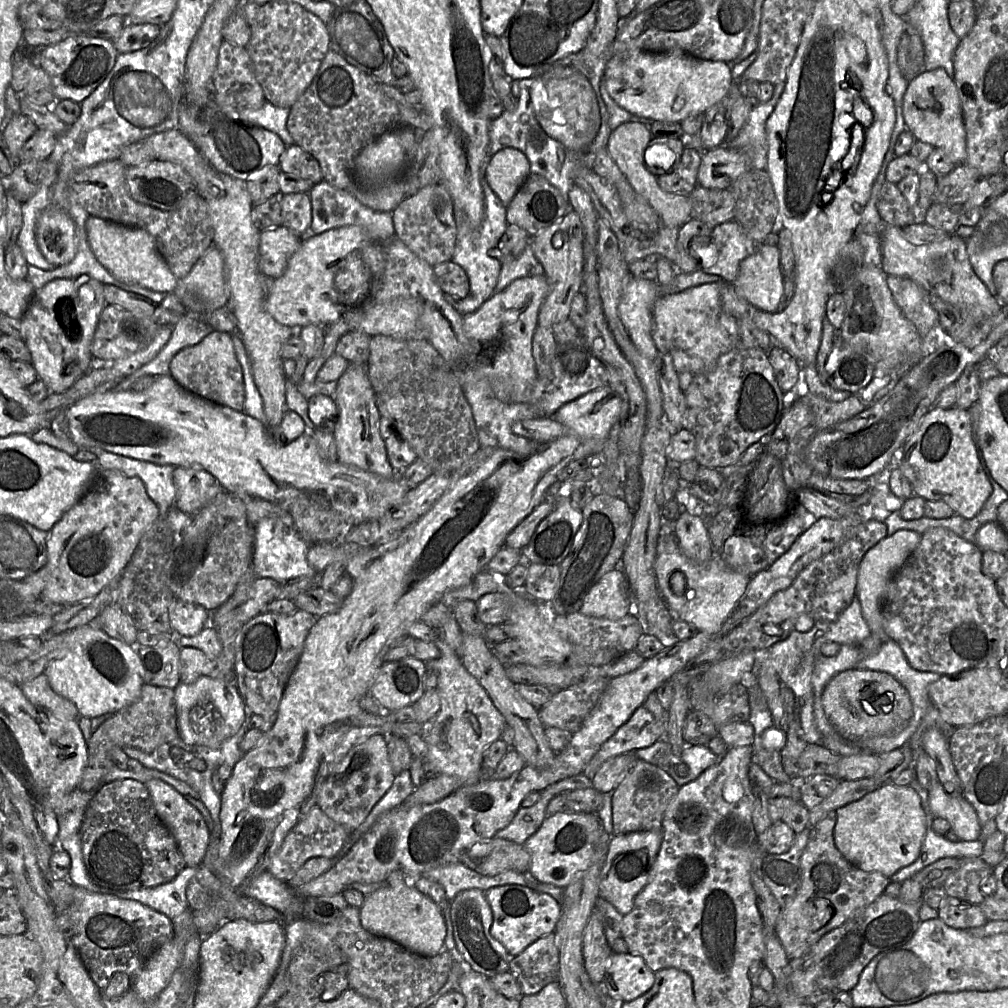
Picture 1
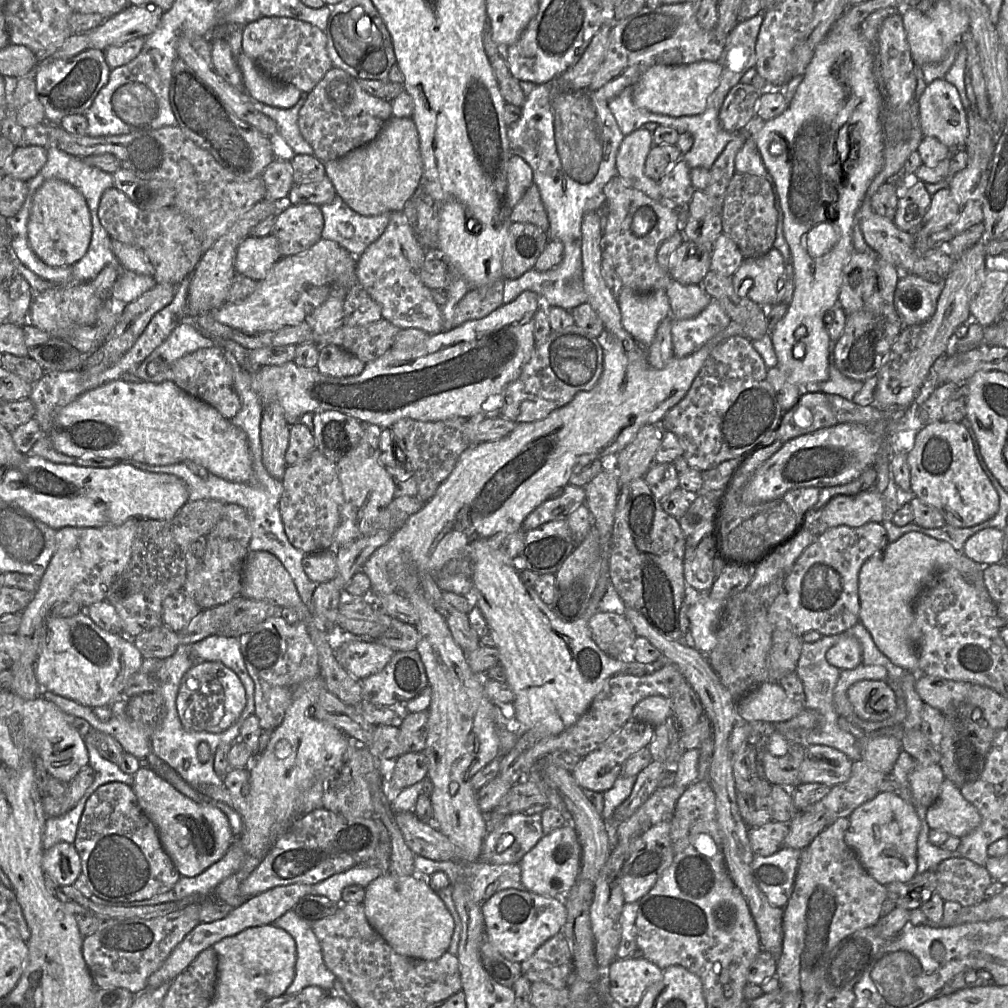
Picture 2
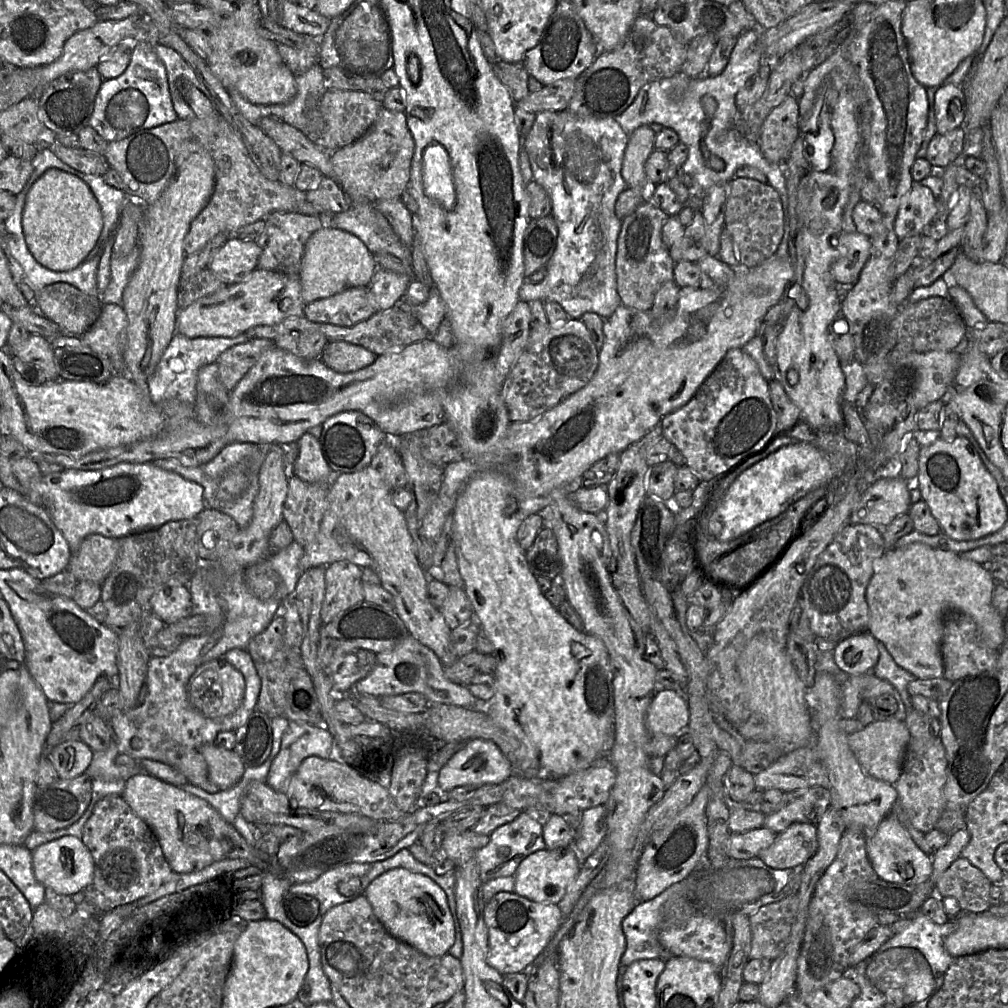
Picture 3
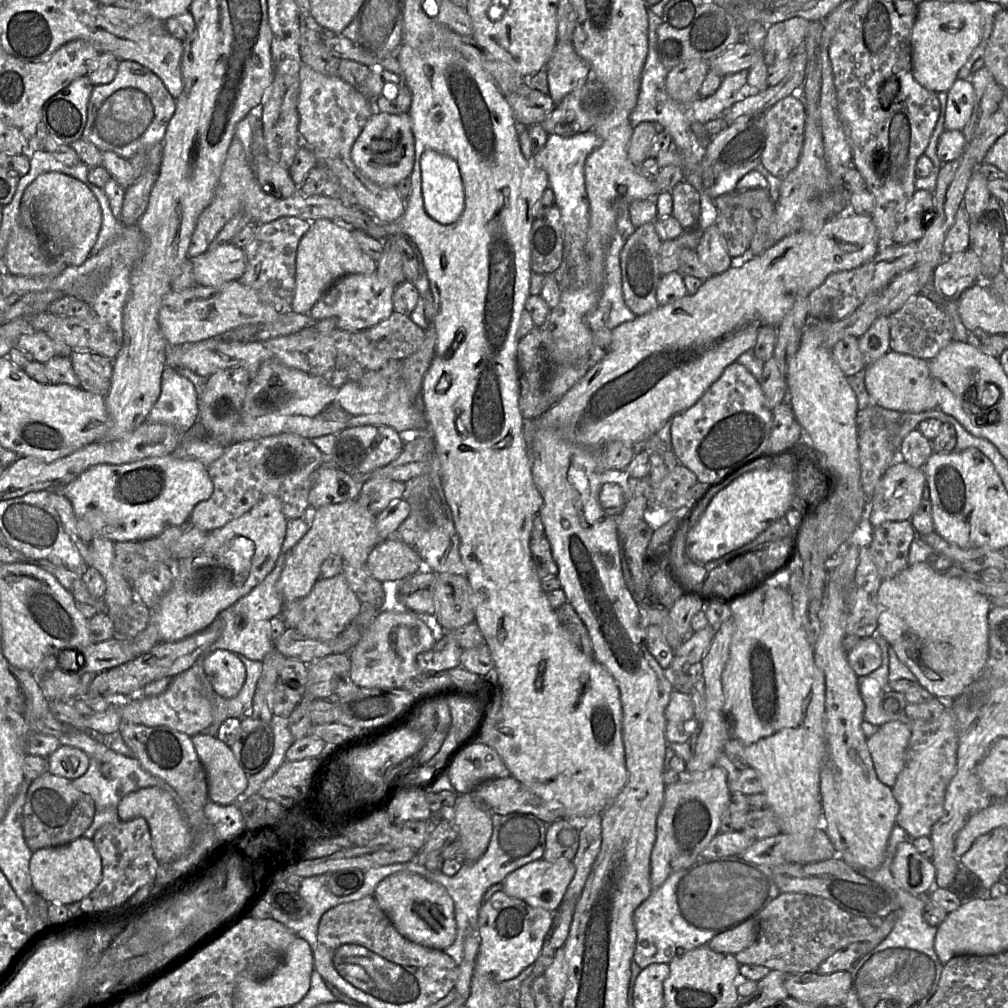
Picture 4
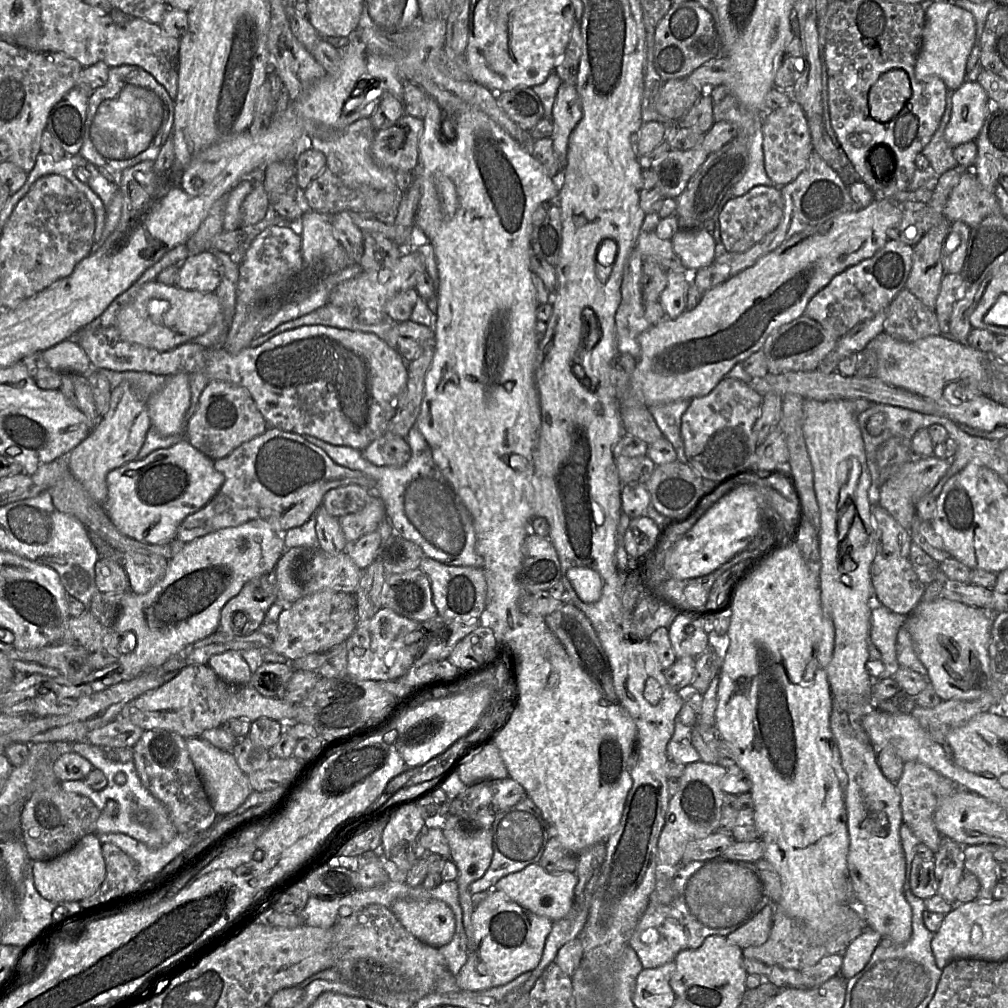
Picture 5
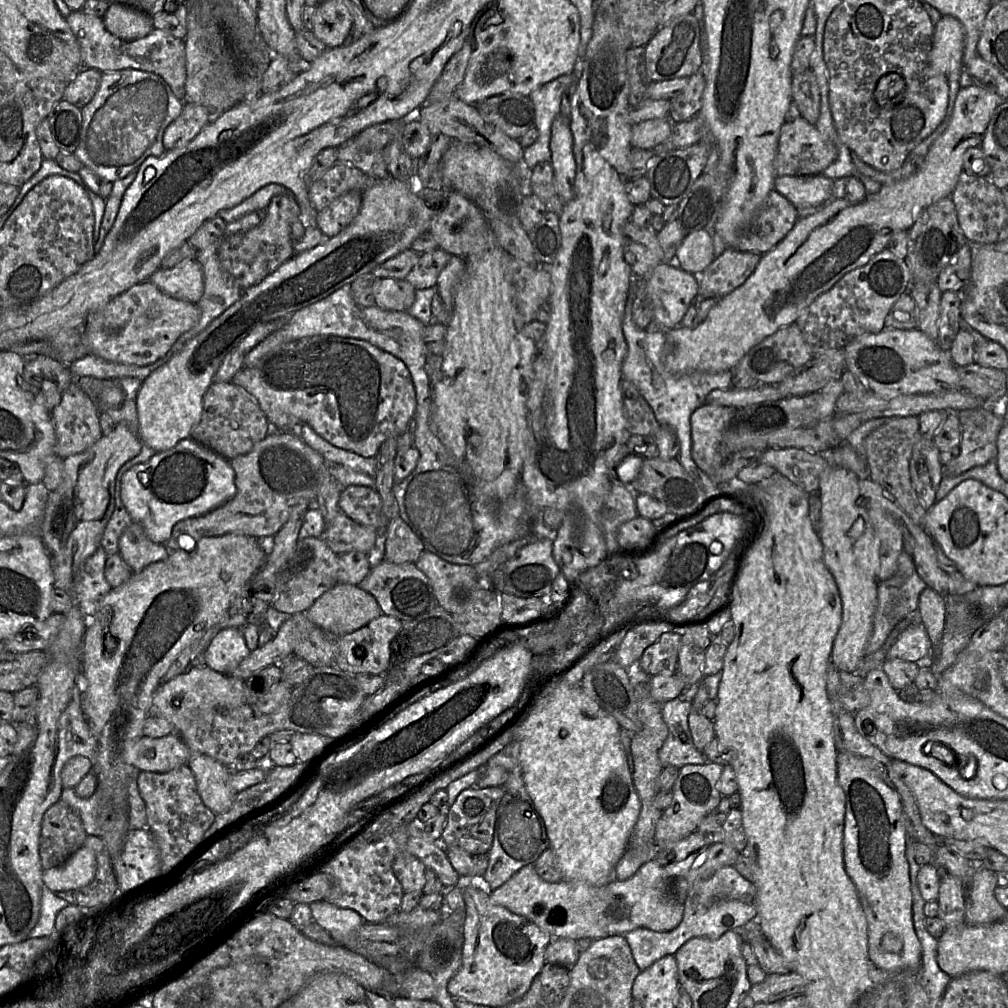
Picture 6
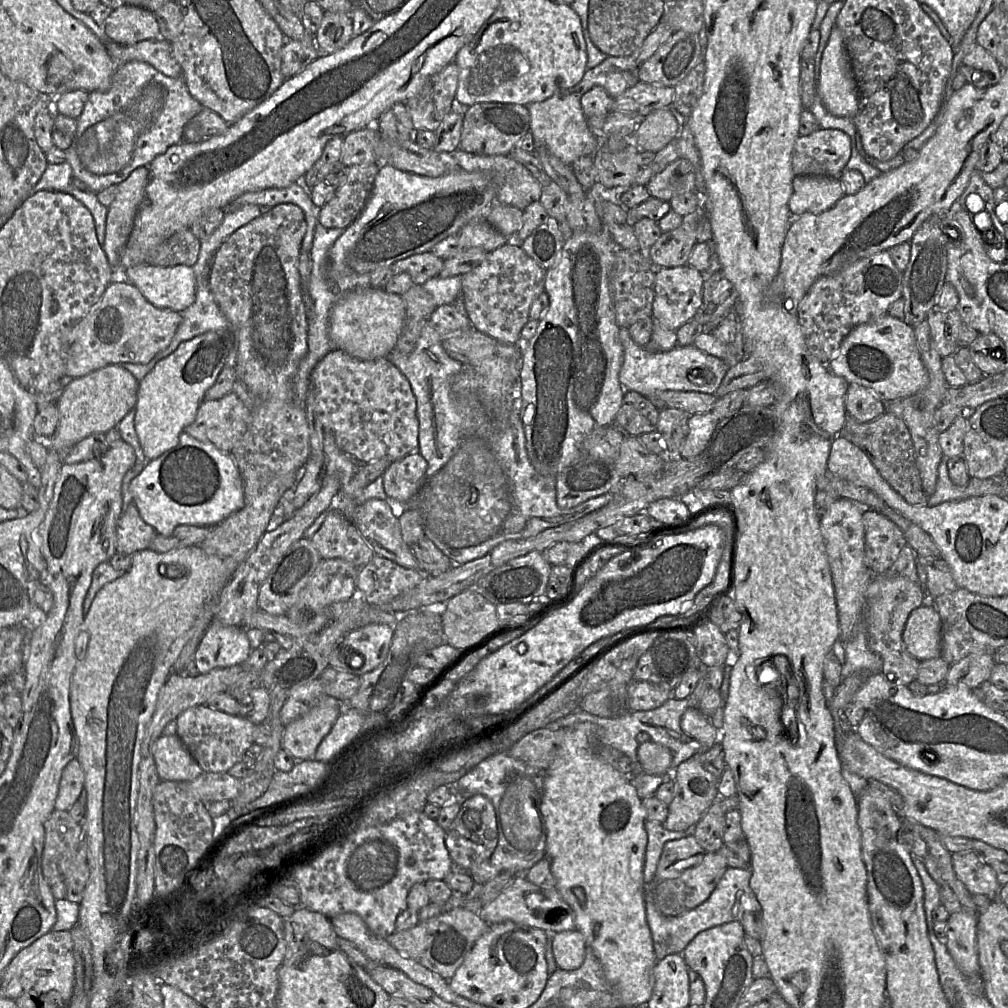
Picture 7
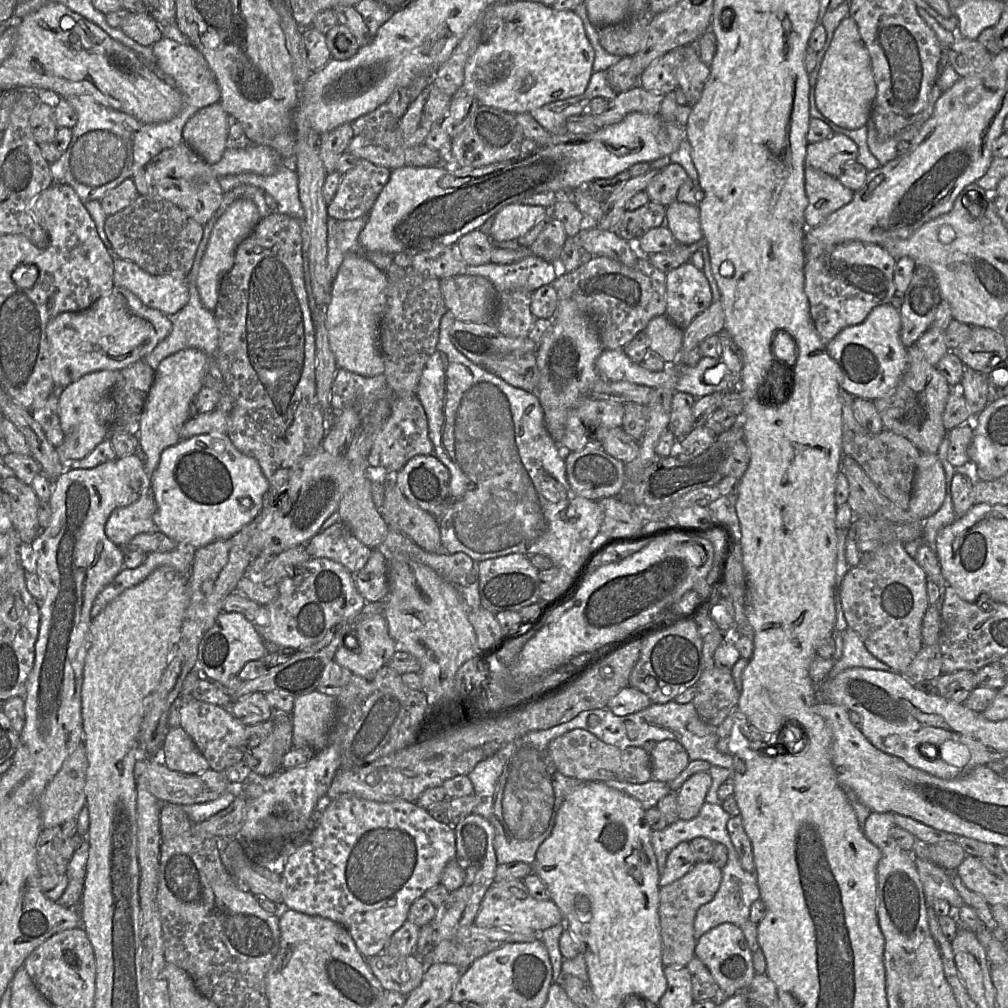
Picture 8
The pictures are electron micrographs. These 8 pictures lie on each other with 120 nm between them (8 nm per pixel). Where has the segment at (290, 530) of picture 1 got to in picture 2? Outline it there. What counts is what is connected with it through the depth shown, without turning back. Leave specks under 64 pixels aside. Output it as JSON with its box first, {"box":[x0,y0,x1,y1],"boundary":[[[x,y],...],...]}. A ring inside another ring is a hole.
{"box":[248,494,318,617],"boundary":[[[268,494],[268,501],[259,504],[259,515],[257,515],[257,519],[254,519],[252,528],[252,535],[248,546],[249,550],[266,551],[278,558],[278,560],[282,563],[286,571],[289,573],[294,585],[297,588],[302,602],[307,606],[312,617],[314,617],[315,614],[313,611],[313,594],[318,584],[312,582],[307,577],[304,571],[304,552],[294,547],[288,540],[280,513],[279,499],[276,500],[276,497],[271,497]]]}

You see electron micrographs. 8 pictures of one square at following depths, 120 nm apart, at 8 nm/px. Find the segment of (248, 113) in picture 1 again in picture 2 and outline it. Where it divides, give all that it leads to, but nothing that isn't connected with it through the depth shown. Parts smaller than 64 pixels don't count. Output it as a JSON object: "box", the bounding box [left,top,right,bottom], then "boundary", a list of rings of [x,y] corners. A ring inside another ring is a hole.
{"box":[252,93,314,155],"boundary":[[[302,93],[298,102],[290,108],[273,107],[252,99],[254,108],[270,117],[277,125],[278,142],[286,151],[295,154],[314,155],[313,148],[302,136],[299,126],[299,111],[305,103],[307,93]]]}

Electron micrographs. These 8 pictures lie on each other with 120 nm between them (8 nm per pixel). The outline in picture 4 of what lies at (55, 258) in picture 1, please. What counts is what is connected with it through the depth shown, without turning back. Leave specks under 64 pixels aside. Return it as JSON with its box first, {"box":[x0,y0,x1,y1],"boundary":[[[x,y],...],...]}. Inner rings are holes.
{"box":[20,172,102,267],"boundary":[[[45,172],[34,179],[22,196],[20,212],[25,225],[30,226],[33,219],[45,248],[65,259],[68,266],[78,267],[89,258],[102,226],[102,210],[93,192],[80,180],[60,172]]]}

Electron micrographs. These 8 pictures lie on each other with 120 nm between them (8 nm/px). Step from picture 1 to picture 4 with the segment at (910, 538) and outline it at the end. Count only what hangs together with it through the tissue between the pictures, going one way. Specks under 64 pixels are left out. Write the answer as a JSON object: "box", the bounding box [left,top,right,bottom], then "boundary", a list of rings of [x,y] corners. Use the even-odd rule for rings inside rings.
{"box":[876,562,991,700],"boundary":[[[925,562],[909,565],[893,578],[882,580],[878,595],[876,633],[895,650],[899,660],[916,676],[925,690],[940,700],[958,697],[967,686],[982,676],[989,653],[988,616],[991,599],[975,591],[965,578],[948,576]]]}

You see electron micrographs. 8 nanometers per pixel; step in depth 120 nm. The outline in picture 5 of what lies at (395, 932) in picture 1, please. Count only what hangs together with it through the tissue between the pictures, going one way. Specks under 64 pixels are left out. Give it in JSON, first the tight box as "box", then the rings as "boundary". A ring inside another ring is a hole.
{"box":[390,899,455,948],"boundary":[[[398,899],[390,907],[413,936],[435,948],[447,945],[455,933],[455,915],[440,900]]]}

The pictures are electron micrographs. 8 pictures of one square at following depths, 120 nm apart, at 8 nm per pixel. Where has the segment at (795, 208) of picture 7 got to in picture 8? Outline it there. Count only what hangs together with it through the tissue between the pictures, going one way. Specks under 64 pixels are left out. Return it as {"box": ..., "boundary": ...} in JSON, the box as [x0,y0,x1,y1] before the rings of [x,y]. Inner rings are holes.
{"box":[804,166,854,228],"boundary":[[[805,166],[805,191],[809,201],[804,212],[807,228],[818,226],[854,197],[854,191],[845,187],[836,177],[811,166]]]}

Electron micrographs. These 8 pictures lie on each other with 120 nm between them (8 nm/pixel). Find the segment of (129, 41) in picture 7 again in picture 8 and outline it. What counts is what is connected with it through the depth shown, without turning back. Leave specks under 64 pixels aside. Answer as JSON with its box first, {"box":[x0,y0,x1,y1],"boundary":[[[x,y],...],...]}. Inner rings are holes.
{"box":[119,11,163,46],"boundary":[[[150,11],[130,12],[119,28],[143,46],[152,46],[163,38],[161,27]]]}

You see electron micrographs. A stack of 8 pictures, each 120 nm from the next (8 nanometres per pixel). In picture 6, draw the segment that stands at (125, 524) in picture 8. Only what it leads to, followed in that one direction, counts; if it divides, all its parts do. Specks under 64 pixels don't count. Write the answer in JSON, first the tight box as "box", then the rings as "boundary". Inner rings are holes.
{"box":[118,521,168,573],"boundary":[[[131,521],[118,542],[119,553],[132,573],[147,565],[167,559],[168,552],[163,544],[151,541],[141,524]]]}

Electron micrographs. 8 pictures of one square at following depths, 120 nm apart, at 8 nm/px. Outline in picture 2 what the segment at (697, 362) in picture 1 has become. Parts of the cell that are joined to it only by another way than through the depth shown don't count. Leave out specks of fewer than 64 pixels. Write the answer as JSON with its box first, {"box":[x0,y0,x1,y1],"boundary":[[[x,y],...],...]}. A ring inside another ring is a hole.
{"box":[671,299,731,357],"boundary":[[[712,299],[696,317],[686,320],[672,319],[671,334],[674,357],[686,357],[708,343],[731,323],[719,302]]]}

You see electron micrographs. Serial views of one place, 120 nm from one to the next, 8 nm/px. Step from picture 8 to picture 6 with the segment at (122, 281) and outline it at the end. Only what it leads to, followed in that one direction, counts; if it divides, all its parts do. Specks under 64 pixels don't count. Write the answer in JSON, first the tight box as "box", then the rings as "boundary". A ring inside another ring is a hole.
{"box":[148,258,204,304],"boundary":[[[196,258],[185,259],[171,268],[159,268],[148,280],[170,297],[194,304],[204,294],[203,270]]]}

